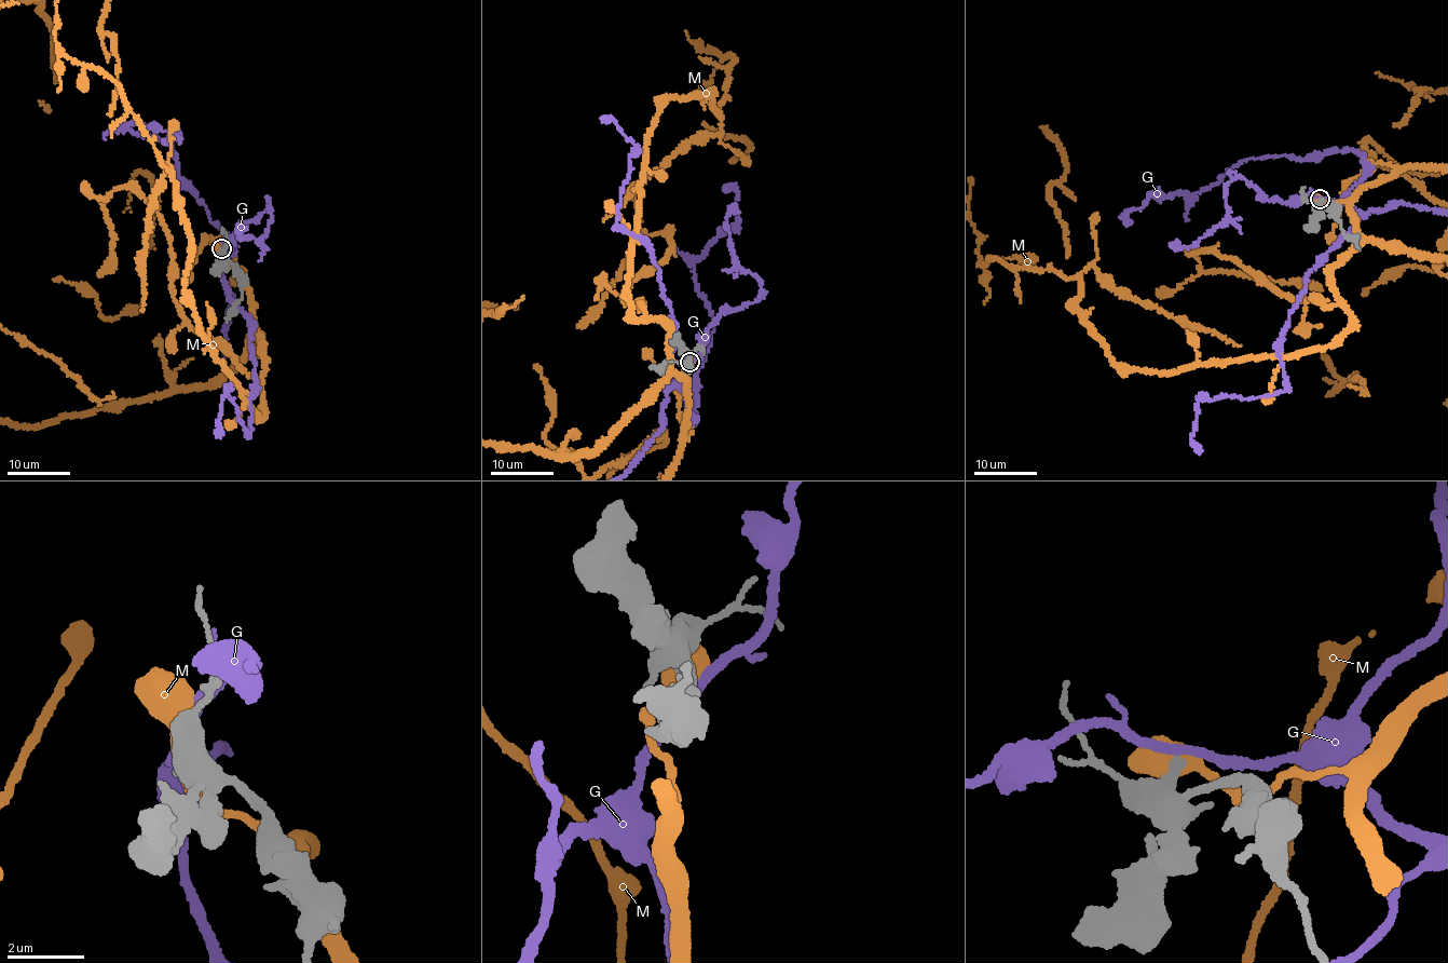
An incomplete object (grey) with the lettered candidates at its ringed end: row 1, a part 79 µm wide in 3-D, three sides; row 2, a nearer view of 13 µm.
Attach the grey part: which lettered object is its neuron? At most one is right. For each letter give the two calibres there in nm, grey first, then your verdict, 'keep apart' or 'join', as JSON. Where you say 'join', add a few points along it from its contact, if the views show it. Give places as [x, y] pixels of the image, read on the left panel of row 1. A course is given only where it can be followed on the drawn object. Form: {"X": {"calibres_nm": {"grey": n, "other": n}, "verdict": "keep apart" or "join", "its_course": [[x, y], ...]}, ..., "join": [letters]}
{"G": {"calibres_nm": {"grey": 320, "other": 240}, "verdict": "keep apart"}, "M": {"calibres_nm": {"grey": 380, "other": 500}, "verdict": "keep apart"}, "join": []}

